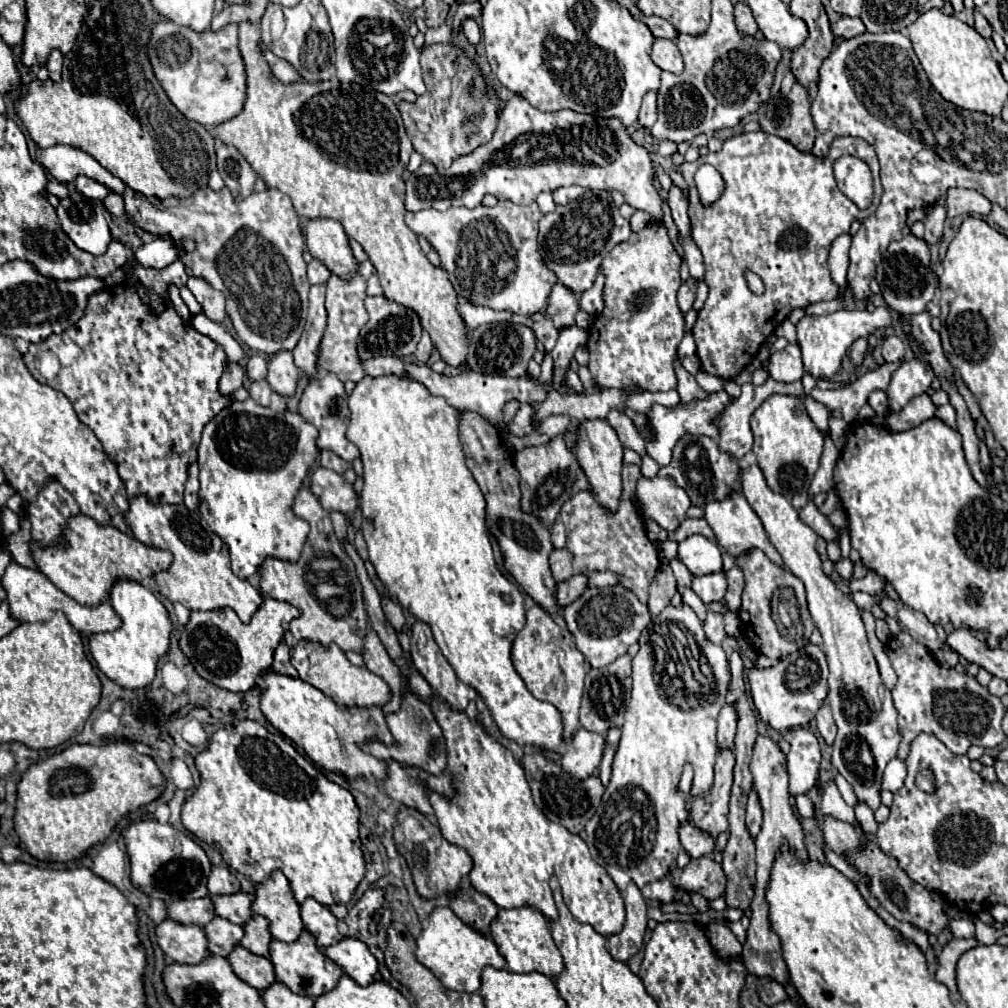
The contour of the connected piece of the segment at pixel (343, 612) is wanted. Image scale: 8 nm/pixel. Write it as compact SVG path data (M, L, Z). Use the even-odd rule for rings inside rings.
M301 487L293 503L293 513L297 517L303 517L311 525L303 553L295 563L283 559L265 559L265 563L261 563L257 571L259 587L265 595L287 601L299 609L301 615L297 619L291 619L289 623L289 631L297 641L307 639L321 645L337 643L343 651L351 649L361 653L363 637L367 633L367 615L361 585L355 575L353 561L343 551L333 533L329 511L321 507L319 499L307 487Z

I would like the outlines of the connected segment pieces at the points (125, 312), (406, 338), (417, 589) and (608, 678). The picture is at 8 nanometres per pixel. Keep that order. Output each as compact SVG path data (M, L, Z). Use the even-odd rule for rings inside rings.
M129 283L103 287L93 293L85 315L73 323L73 327L67 327L57 335L49 335L45 343L61 361L57 377L47 381L39 375L33 367L33 345L29 345L27 355L23 355L25 365L41 383L47 383L67 395L77 417L89 425L103 443L105 453L115 463L125 483L127 495L135 497L143 493L155 503L183 503L187 467L197 459L201 431L209 419L231 403L231 397L217 391L217 381L227 367L223 347L195 331L191 323L185 323L171 305L165 307L161 315L153 315L137 295L137 287Z
M367 297L365 307L369 313L367 325L361 329L359 337L359 357L369 359L375 355L395 355L395 357L405 357L415 353L415 347L421 339L423 327L419 323L419 317L415 311L401 307L399 303L393 303L389 299L381 297Z
M365 375L353 389L353 393L349 395L349 409L351 409L351 423L347 427L347 439L351 443L355 443L361 451L361 459L363 459L363 467L365 467L365 487L361 491L361 509L363 509L363 523L361 523L361 531L363 537L367 541L369 547L369 559L377 569L379 579L383 581L389 597L393 597L403 609L407 609L409 613L413 613L417 619L425 621L431 629L433 629L433 637L443 653L443 657L449 661L449 665L453 667L455 675L469 687L473 687L481 699L485 701L485 705L489 707L499 731L519 743L519 745L531 745L531 747L539 747L545 751L553 751L557 753L561 743L563 743L563 723L561 723L561 713L557 711L555 705L547 703L547 701L539 701L531 695L531 691L525 687L521 675L515 671L513 661L511 661L511 643L515 639L515 635L523 629L525 625L525 603L523 603L523 593L519 591L519 587L511 581L507 581L501 571L497 569L495 557L493 557L493 549L491 549L491 541L489 541L489 533L485 527L485 499L471 475L471 471L465 465L465 455L461 449L461 441L459 441L459 429L457 429L457 421L459 415L453 407L449 407L445 403L445 399L437 399L433 395L429 395L429 391L425 391L425 385L417 383L415 379L409 379L407 375L399 377L399 375L381 375L381 377L369 377Z
M623 655L615 659L611 665L601 669L591 669L585 677L585 691L583 691L583 703L581 703L581 717L579 723L587 731L605 733L609 727L621 727L623 713L629 705L631 695L631 657Z

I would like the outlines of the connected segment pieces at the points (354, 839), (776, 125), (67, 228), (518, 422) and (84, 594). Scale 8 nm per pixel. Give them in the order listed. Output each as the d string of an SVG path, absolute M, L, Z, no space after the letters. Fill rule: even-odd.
M249 719L227 729L217 729L209 747L197 755L195 765L201 783L181 809L185 829L221 849L225 863L253 883L263 883L273 871L281 871L289 879L299 903L307 897L327 907L351 901L365 877L365 859L359 839L359 807L347 789L329 781L287 739L269 733L263 725Z
M795 83L787 95L777 95L765 105L759 123L765 133L783 137L801 151L811 151L817 131L809 105L807 87Z
M71 189L71 195L67 199L61 199L57 217L63 231L79 249L91 255L103 255L107 251L111 233L101 201L87 199L79 191Z
M528 403L521 404L519 411L508 425L508 431L517 437L524 437L532 432L531 417L533 409Z
M79 513L79 515L73 515L67 519L65 527L63 527L63 533L59 537L59 543L55 545L49 545L49 547L41 547L35 539L29 541L29 549L31 549L31 555L33 555L33 561L37 565L37 569L57 587L61 589L63 593L67 593L69 597L73 597L75 601L83 603L83 605L99 605L103 601L107 601L107 595L109 595L109 589L113 585L115 579L131 579L131 581L141 581L143 577L153 577L157 571L165 571L169 569L171 561L173 561L173 555L165 549L157 549L157 547L147 547L143 545L141 541L137 541L135 537L129 537L127 533L115 529L113 525L97 525L95 519Z

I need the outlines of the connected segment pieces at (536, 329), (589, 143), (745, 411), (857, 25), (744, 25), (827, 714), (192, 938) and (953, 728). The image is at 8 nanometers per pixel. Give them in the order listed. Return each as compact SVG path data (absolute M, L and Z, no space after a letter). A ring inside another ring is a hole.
M543 313L531 315L531 321L533 321L533 333L535 333L535 337L545 345L545 353L551 353L551 349L555 347L557 337L559 337L559 331L551 323L551 319L547 319Z
M513 95L503 107L497 129L489 143L483 143L469 155L457 157L449 169L437 169L431 163L421 163L421 167L415 173L411 173L411 177L407 179L405 207L407 211L421 211L429 207L445 211L457 205L471 209L481 205L485 193L491 193L497 199L509 199L513 203L533 203L541 191L555 191L565 185L581 185L601 191L619 191L631 207L643 209L651 213L655 219L661 219L661 195L653 187L653 179L655 165L651 161L649 151L629 137L619 119L601 119L585 113L575 113L569 109L543 113L535 109L525 97Z
M769 378L763 385L753 385L746 383L741 387L741 397L733 401L717 419L717 425L721 427L721 439L719 447L725 453L731 453L735 459L741 459L745 453L751 451L753 443L753 433L749 427L749 419L753 411L773 393L783 393L783 395L795 395L805 399L805 391L801 381L783 385L777 383L775 379Z
M841 17L837 23L831 23L831 31L843 39L849 37L857 37L861 33L865 33L865 25L861 23L859 17Z
M737 3L735 5L735 21L737 21L737 29L743 33L743 35L755 35L757 33L757 23L753 19L753 13L749 9L747 3Z
M821 703L817 715L815 715L815 721L817 721L817 729L819 733L823 735L823 739L831 745L833 739L835 739L835 733L837 733L837 727L833 723L833 715L831 715L831 709L829 709L829 703Z
M165 919L157 927L157 943L163 953L177 963L193 965L201 963L201 959L207 959L211 955L203 927L181 925L171 919Z
M907 631L893 637L887 655L897 673L897 683L891 689L893 703L899 713L897 723L901 731L901 747L897 751L899 759L905 759L909 753L909 743L917 733L927 731L937 735L947 749L957 755L965 755L971 745L999 745L1005 739L1001 729L1001 719L1005 715L1005 707L999 697L991 695L987 687L979 685L977 679L959 673L957 669L943 669L935 657L917 643Z

